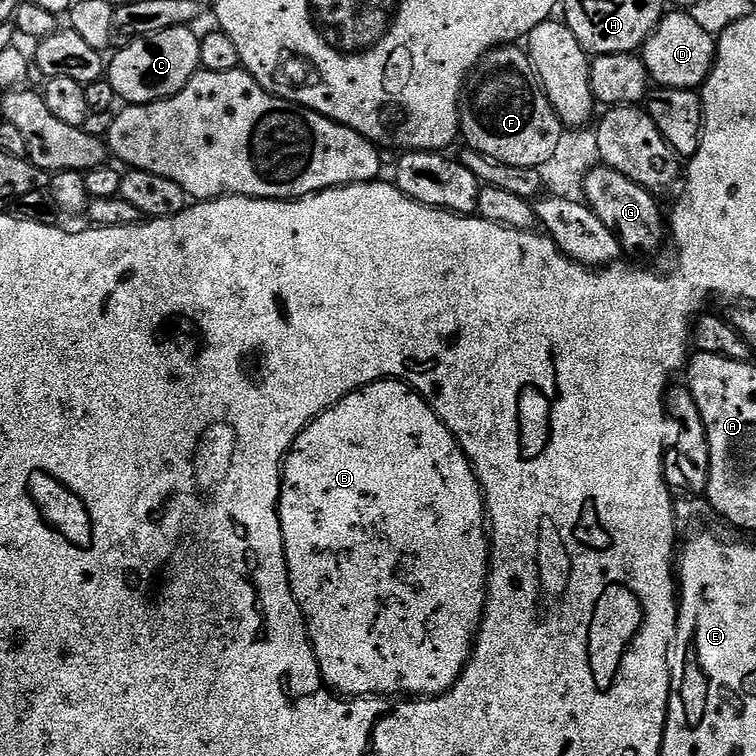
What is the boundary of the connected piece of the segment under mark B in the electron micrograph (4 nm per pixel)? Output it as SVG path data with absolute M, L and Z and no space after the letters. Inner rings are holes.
M385 378L375 380L358 392L351 392L349 396L343 396L334 406L330 406L320 416L315 416L298 434L298 438L292 443L292 449L284 457L284 466L280 477L280 525L282 526L282 538L284 539L284 553L286 554L286 566L288 577L294 598L298 602L300 612L304 615L304 624L308 627L308 641L316 655L316 661L320 667L320 676L325 684L333 692L344 698L427 698L440 696L448 692L456 685L456 680L464 673L464 667L468 664L468 658L472 655L476 643L476 634L480 630L480 623L484 620L484 607L488 597L488 566L490 563L490 529L486 523L486 509L484 506L484 491L480 488L480 479L472 468L472 463L465 456L462 446L457 442L455 434L448 429L438 418L436 411L428 405L420 393L402 380Z

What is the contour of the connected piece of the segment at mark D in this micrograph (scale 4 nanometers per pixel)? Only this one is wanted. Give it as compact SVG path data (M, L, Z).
M672 10L661 18L660 25L644 43L642 59L648 67L649 77L659 87L696 90L707 80L716 60L716 41L717 37L711 36L702 30L702 26L698 26L698 22L694 22L691 11Z

